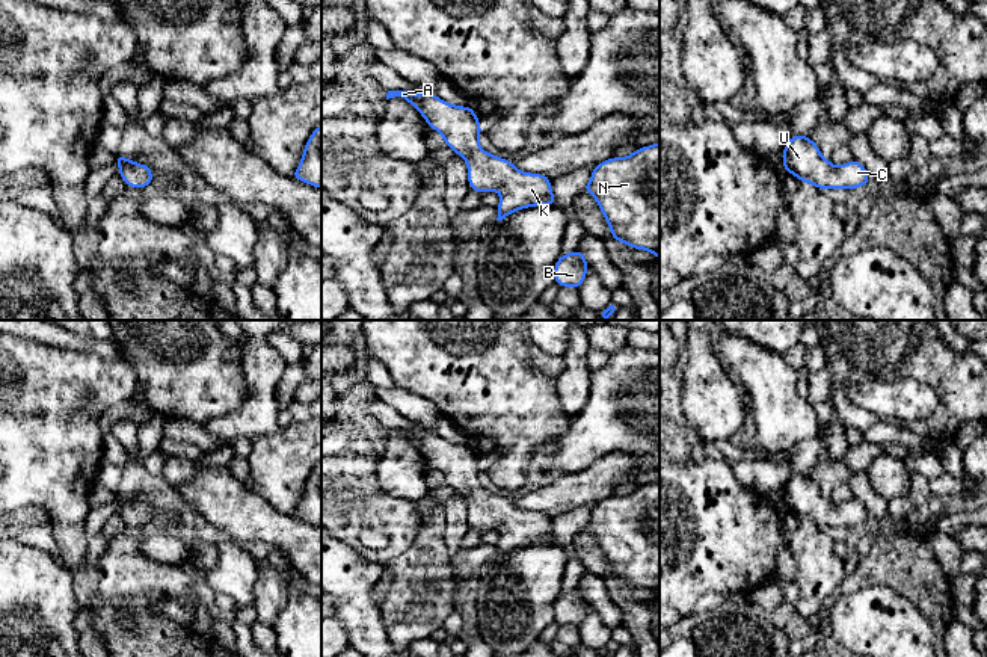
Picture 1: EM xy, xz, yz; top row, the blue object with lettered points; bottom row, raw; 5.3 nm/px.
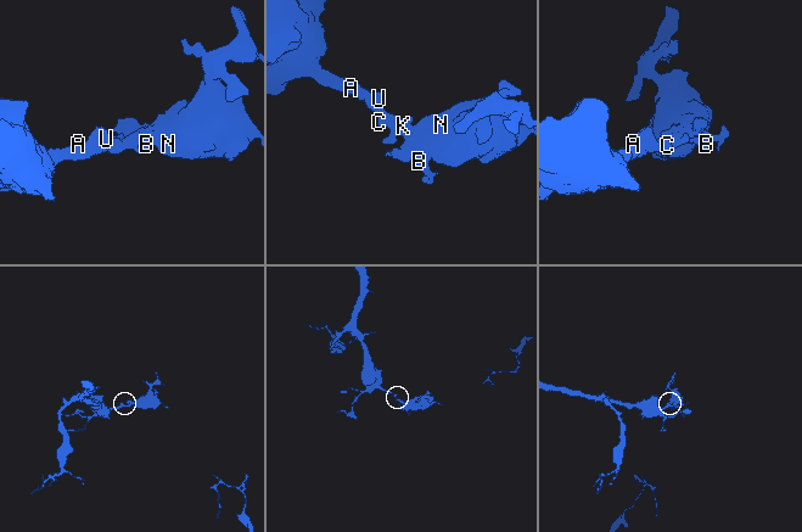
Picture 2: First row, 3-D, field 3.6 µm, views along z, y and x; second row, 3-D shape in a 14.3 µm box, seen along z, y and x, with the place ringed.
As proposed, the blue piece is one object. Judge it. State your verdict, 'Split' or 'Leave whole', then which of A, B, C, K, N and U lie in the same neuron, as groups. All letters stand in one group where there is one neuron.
Leave whole. Groups: A B C K N U

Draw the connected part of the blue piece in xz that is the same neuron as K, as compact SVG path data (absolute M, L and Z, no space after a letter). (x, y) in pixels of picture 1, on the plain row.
M388 429L386 438L394 435L412 443L445 477L445 485L465 497L469 527L481 533L490 529L500 532L497 559L522 547L557 542L546 514L518 509L510 498L480 486L478 476L483 468L474 446L454 444L429 430Z

